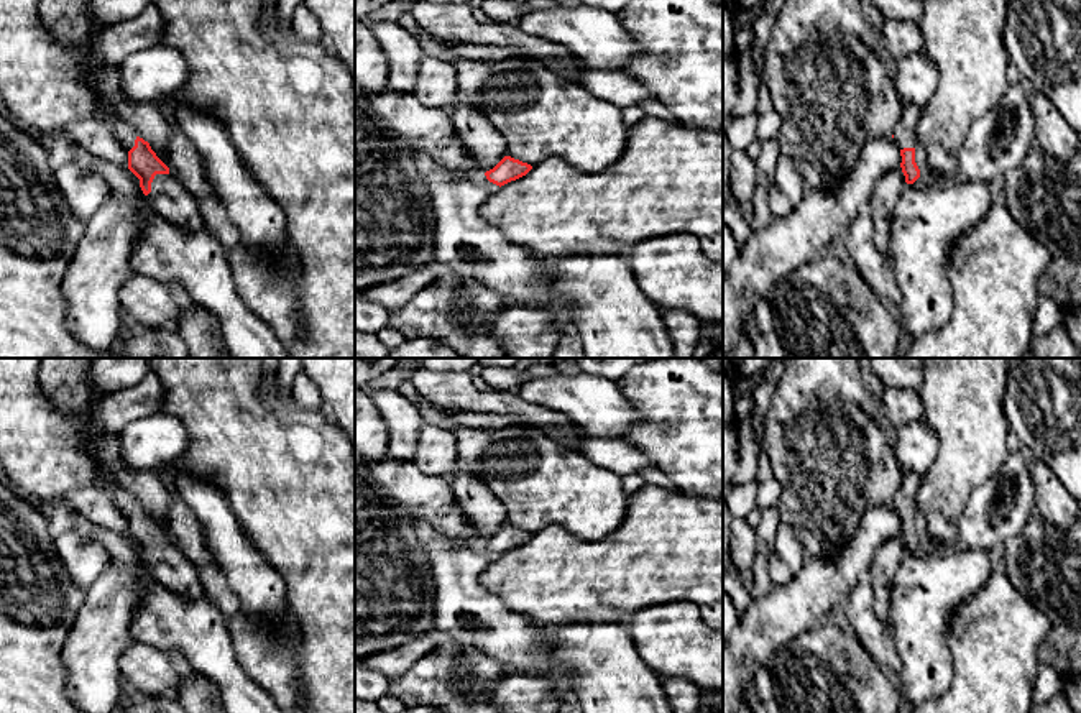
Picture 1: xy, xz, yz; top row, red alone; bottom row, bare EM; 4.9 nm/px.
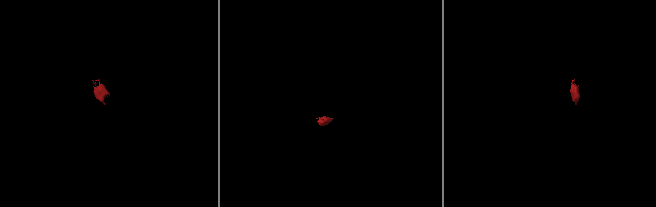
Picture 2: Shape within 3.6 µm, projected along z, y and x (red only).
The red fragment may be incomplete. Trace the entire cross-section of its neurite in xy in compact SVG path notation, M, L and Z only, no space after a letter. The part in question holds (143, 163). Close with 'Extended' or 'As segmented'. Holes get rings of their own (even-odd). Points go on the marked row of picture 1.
M0 0L0 95L3 97L10 118L39 135L44 140L61 133L71 122L95 118L108 122L120 143L128 151L128 169L140 179L140 187L148 197L151 207L168 222L186 228L189 232L204 227L200 210L196 199L169 174L169 168L156 156L150 143L138 136L138 133L113 117L113 105L104 102L85 80L85 72L79 64L79 58L72 49L58 43L39 21L39 0Z. Extended

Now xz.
M504 156L493 169L486 171L485 176L490 182L496 186L504 186L526 176L532 169L531 164Z. As segmented

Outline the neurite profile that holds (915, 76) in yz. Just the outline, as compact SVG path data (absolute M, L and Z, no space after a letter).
M923 54L894 59L895 89L904 105L923 108L935 94L938 74Z

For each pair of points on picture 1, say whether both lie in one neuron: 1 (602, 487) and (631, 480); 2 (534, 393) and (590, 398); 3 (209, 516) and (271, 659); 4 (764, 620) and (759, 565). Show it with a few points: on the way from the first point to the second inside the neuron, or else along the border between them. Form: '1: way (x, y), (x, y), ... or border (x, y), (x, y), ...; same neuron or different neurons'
1: border (621, 477), (621, 487), (628, 496); different neurons
2: way (547, 393), (577, 396); same neuron
3: border (229, 587), (240, 608), (262, 620), (280, 644); different neurons
4: border (772, 585), (754, 600); different neurons

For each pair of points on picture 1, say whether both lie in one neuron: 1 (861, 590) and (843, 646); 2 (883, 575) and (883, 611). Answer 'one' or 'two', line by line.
1: two
2: one

